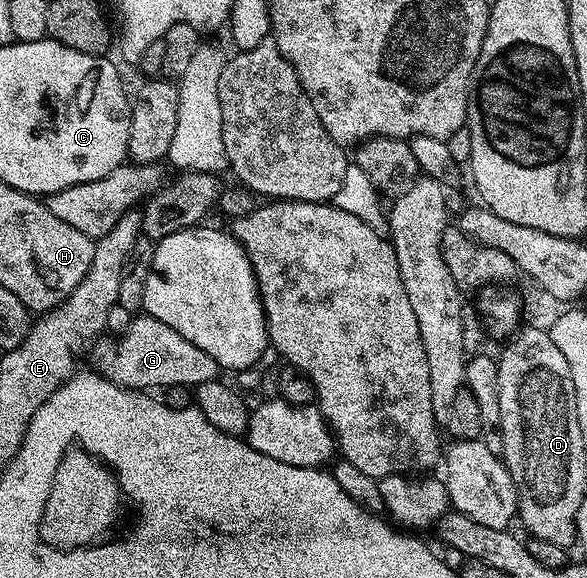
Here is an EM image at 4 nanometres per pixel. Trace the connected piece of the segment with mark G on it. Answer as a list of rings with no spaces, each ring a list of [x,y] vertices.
[[[142,313],[134,317],[129,327],[120,331],[119,336],[105,336],[92,347],[92,369],[104,378],[112,380],[114,386],[128,388],[133,392],[149,392],[152,386],[188,386],[195,388],[218,377],[219,367],[207,352],[195,348],[191,340],[183,340],[175,328],[167,328],[163,320],[155,320]]]

